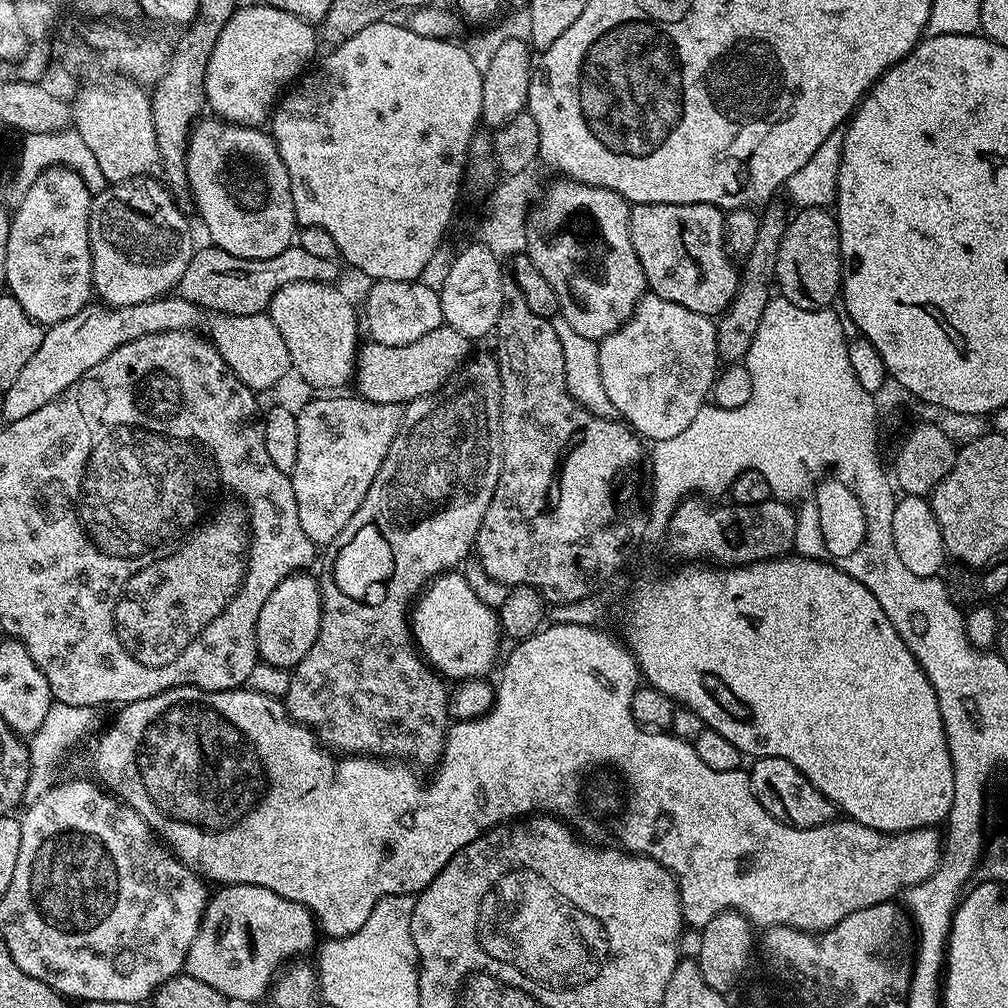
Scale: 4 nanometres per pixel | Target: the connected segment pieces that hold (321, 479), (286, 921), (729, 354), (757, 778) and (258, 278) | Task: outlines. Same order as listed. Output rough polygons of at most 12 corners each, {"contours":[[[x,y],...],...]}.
{"contours":[[[324,394],[296,412],[298,522],[327,546],[404,408]],[[266,886],[209,895],[183,971],[229,1002],[269,995],[317,947]],[[763,205],[732,305],[715,321],[718,357],[743,361],[774,292],[790,219]],[[786,758],[748,772],[762,810],[783,824],[828,824],[838,809]],[[193,251],[176,292],[204,311],[267,313],[290,282],[335,285],[339,259]]]}

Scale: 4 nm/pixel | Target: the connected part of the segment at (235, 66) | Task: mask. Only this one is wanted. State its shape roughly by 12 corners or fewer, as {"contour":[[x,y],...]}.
{"contour":[[237,7],[206,66],[215,115],[260,128],[313,63],[318,32]]}

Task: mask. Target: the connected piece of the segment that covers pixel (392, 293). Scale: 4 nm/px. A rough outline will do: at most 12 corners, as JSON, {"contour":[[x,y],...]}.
{"contour":[[377,280],[362,304],[375,343],[406,346],[444,324],[440,293]]}

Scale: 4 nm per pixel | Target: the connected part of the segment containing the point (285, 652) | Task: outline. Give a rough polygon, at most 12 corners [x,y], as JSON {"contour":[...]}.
{"contour":[[293,574],[262,602],[256,654],[293,669],[318,638],[315,575]]}

